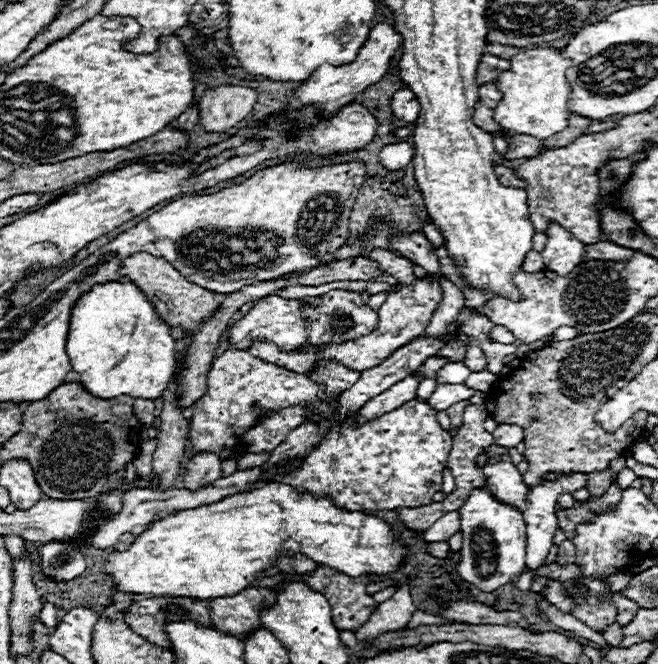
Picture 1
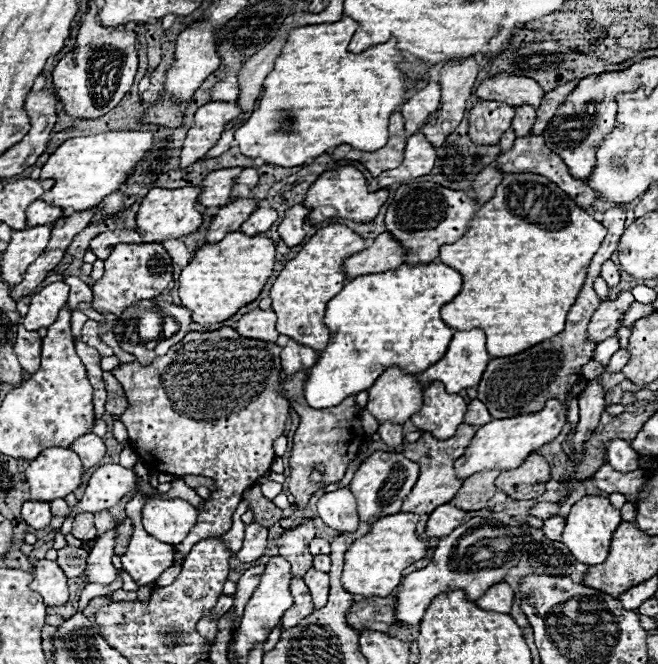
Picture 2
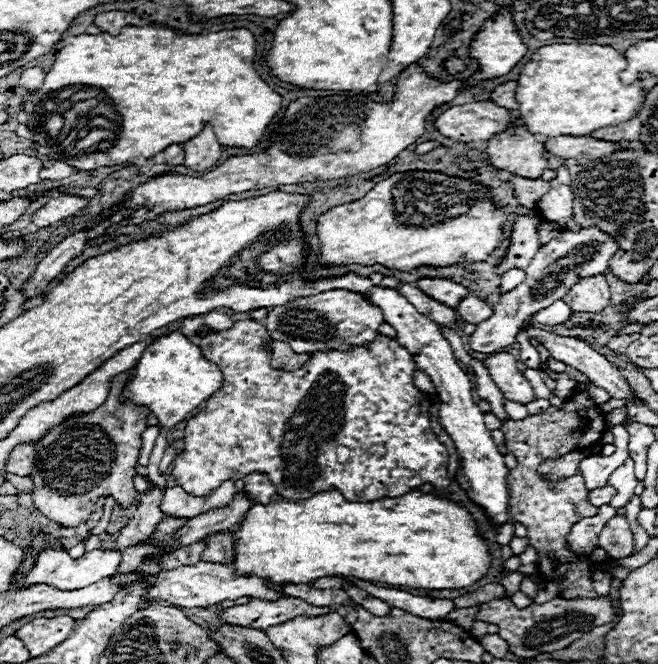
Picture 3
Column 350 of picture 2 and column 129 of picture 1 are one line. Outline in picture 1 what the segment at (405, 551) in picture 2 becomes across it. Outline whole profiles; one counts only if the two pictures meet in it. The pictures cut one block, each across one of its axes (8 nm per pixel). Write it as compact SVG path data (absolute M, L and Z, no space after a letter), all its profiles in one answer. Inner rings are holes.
M268 482L252 492L236 494L210 506L180 510L152 522L126 550L110 552L104 568L120 592L206 600L244 590L250 582L256 580L258 572L274 566L274 560L284 554L284 550L292 550L292 554L304 554L314 562L326 564L346 576L394 572L408 554L402 542L394 538L390 526L380 518L366 516L362 512L348 512L336 508L330 498L316 500L310 494L298 494L292 486Z

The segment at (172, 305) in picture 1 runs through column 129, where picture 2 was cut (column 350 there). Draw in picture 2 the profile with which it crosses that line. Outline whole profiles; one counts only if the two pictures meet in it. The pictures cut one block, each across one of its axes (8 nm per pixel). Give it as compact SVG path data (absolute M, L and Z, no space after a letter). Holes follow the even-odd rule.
M390 232L380 234L374 244L352 258L346 260L346 278L352 280L356 276L366 276L366 274L376 274L376 272L386 272L392 268L398 268L408 250L398 242Z

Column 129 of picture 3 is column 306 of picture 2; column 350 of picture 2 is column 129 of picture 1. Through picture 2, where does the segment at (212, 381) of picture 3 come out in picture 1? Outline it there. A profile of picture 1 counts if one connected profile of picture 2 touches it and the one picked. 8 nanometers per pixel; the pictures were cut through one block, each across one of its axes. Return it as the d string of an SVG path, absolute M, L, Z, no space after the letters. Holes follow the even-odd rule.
M106 282L94 284L80 300L74 304L70 314L70 330L66 340L66 354L70 358L70 366L80 374L78 382L98 398L116 398L120 394L128 394L132 398L148 398L156 400L168 388L168 382L177 368L176 340L169 332L170 325L156 316L154 306L148 302L144 292L136 288L134 282Z

